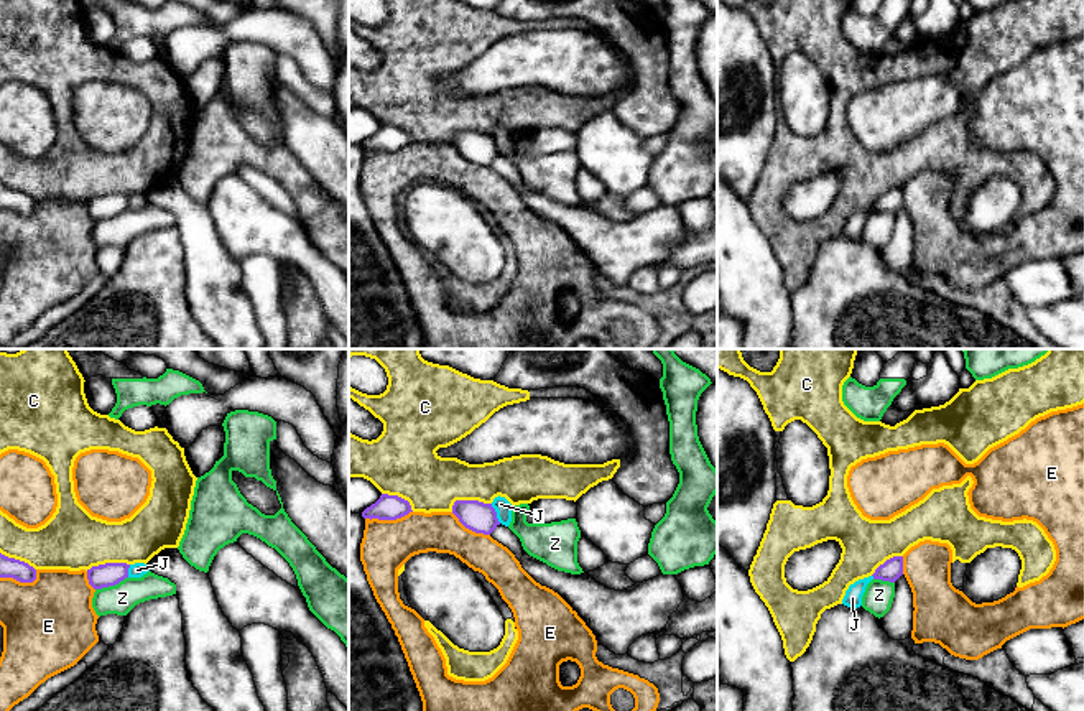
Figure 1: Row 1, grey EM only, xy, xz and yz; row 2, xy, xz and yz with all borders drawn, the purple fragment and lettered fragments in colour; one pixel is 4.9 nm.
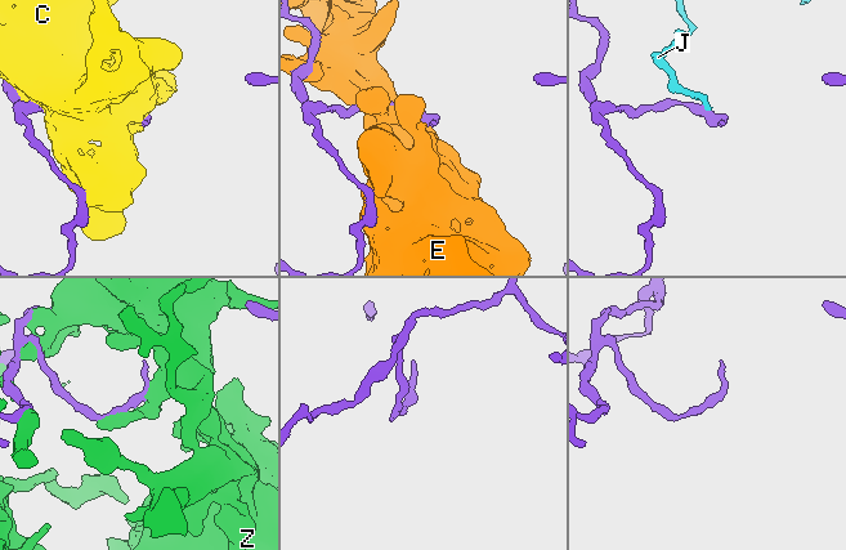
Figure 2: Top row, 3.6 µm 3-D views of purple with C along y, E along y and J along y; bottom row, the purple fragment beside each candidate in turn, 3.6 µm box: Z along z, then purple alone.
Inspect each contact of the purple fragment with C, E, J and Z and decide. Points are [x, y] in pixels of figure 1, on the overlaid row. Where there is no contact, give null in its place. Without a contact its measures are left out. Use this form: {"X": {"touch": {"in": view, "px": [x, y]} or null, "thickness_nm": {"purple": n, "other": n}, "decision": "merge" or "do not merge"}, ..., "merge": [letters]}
{"C": {"touch": {"in": "xz", "px": [467, 501]}, "thickness_nm": {"purple": 150, "other": 280}, "decision": "do not merge"}, "E": {"touch": {"in": "xz", "px": [389, 519]}, "thickness_nm": {"purple": 130, "other": 240}, "decision": "do not merge"}, "J": {"touch": {"in": "xz", "px": [495, 514]}, "thickness_nm": {"purple": 150, "other": 80}, "decision": "do not merge"}, "Z": {"touch": {"in": "xy", "px": [111, 585]}, "thickness_nm": {"purple": 110, "other": 150}, "decision": "do not merge"}, "merge": []}

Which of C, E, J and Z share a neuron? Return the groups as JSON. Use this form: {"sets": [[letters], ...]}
{"sets": [["C"], ["E"], ["J"], ["Z"]]}

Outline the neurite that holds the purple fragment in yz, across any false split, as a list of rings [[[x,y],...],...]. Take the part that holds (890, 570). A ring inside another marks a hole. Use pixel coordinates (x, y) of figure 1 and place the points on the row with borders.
[[[893,556],[880,565],[872,574],[873,579],[895,583],[903,574],[903,556]]]

